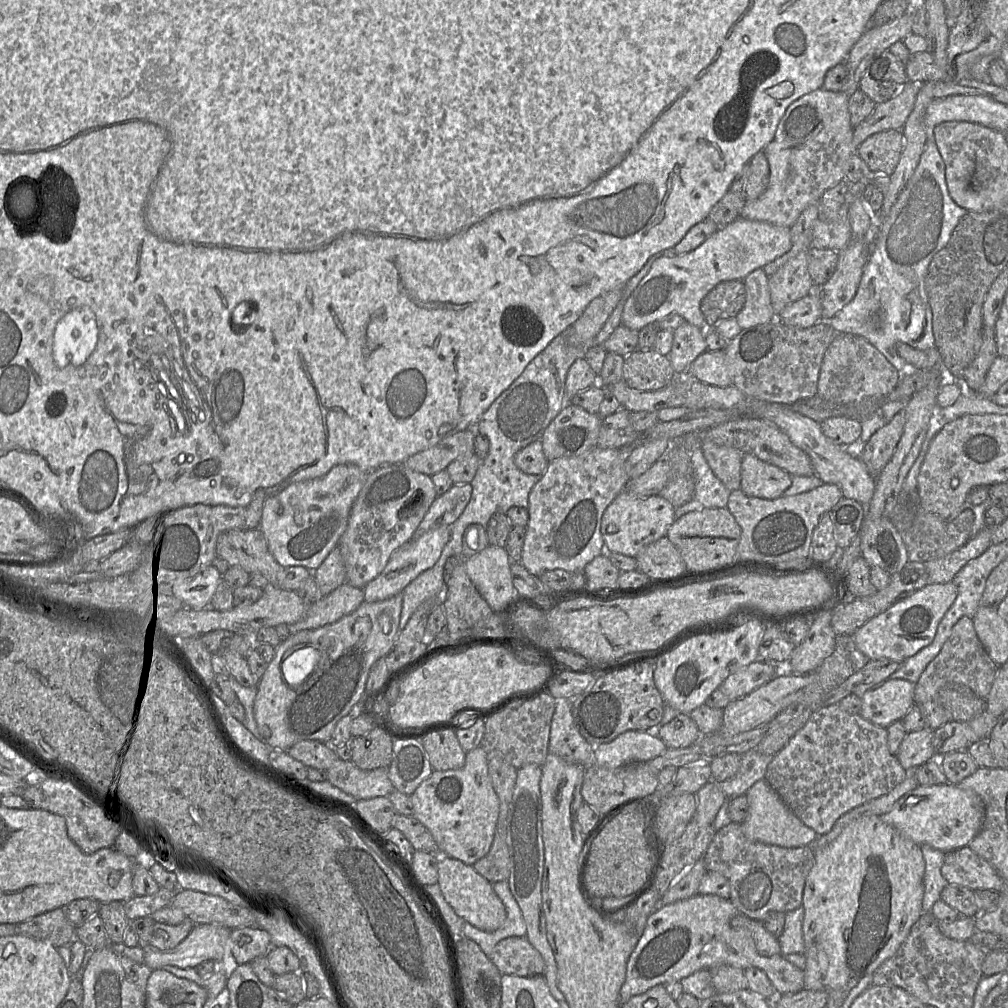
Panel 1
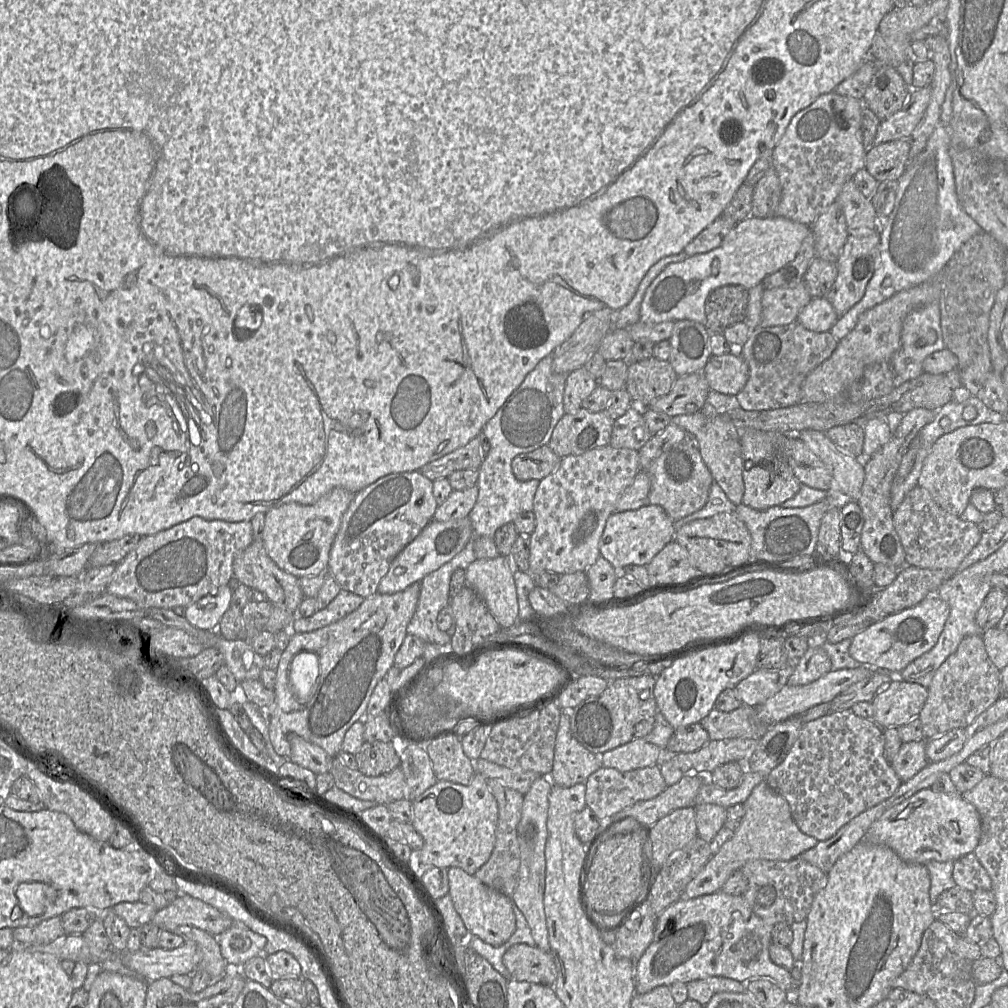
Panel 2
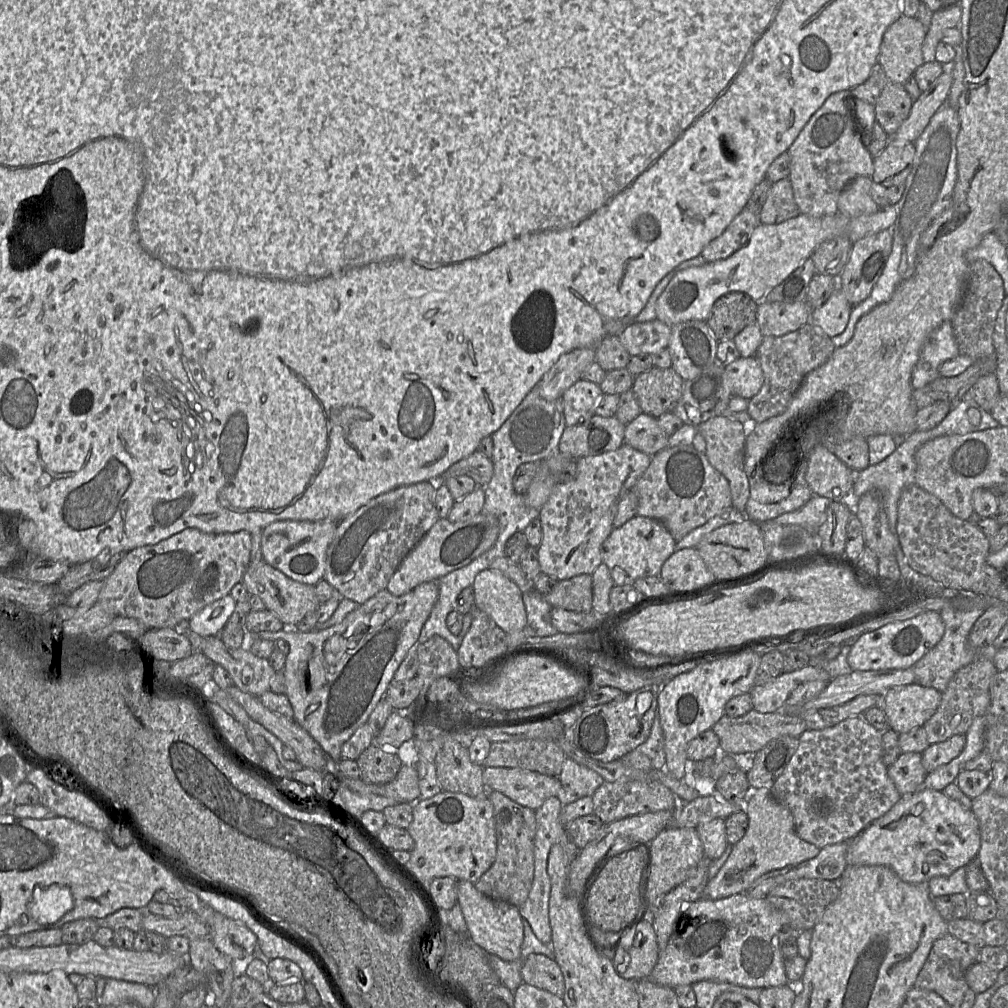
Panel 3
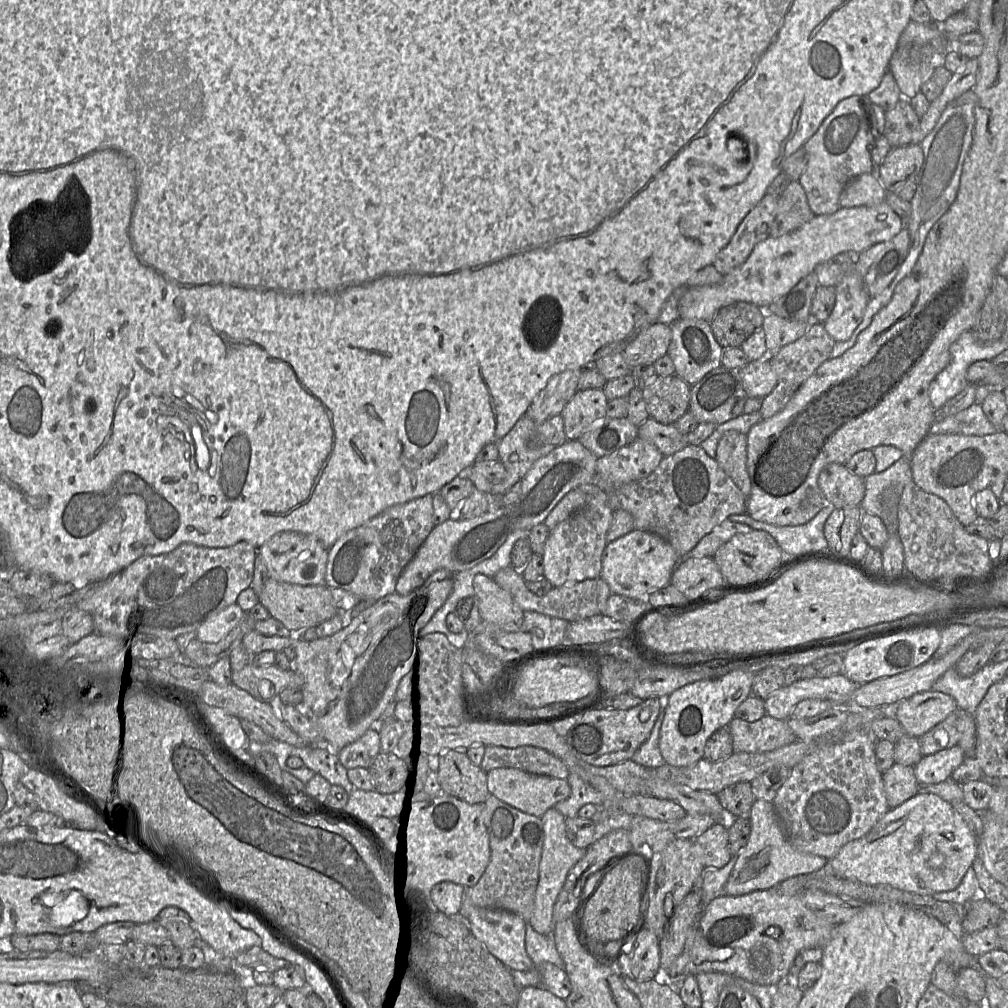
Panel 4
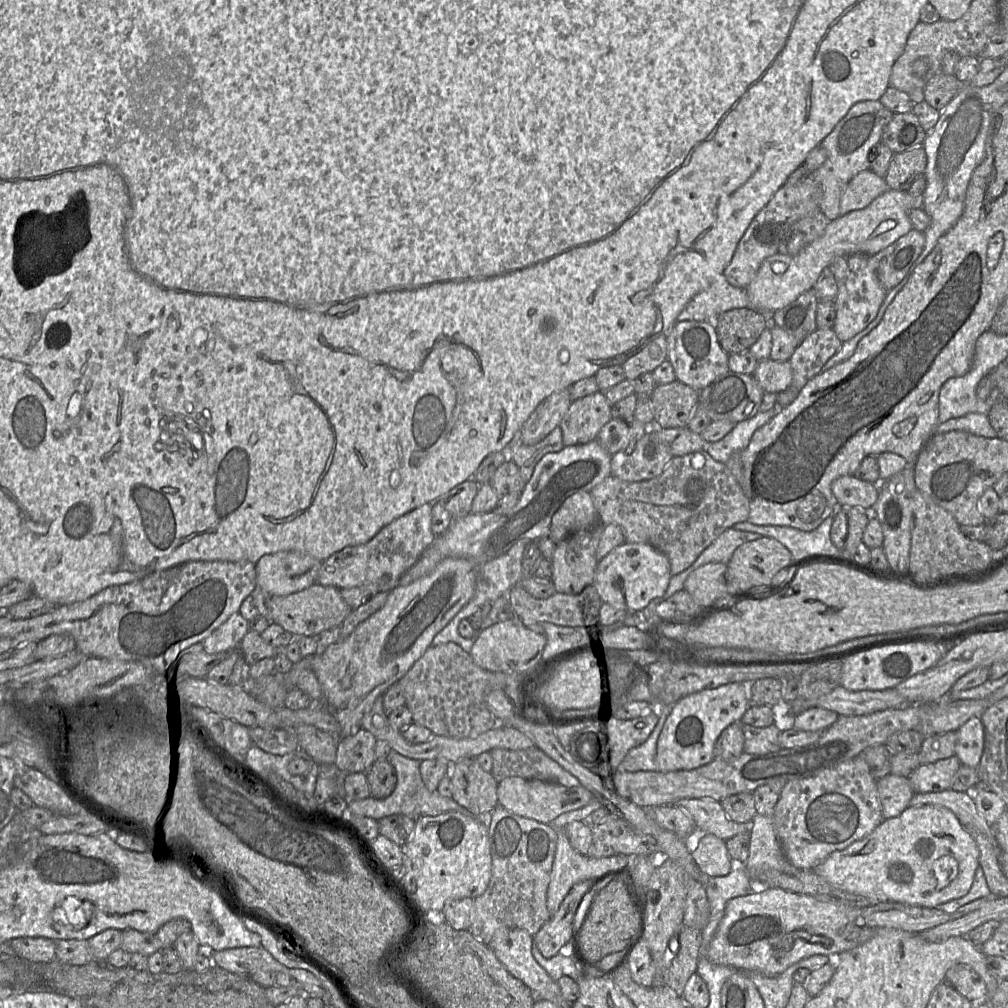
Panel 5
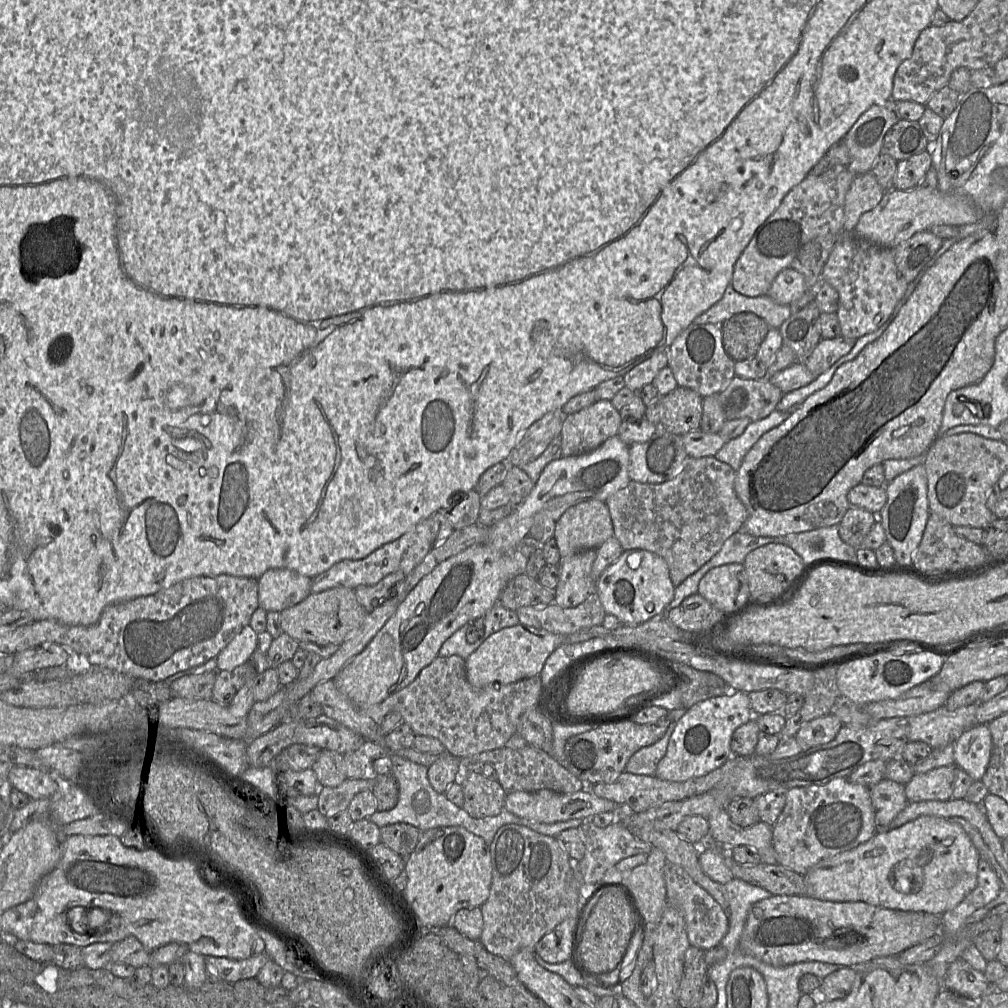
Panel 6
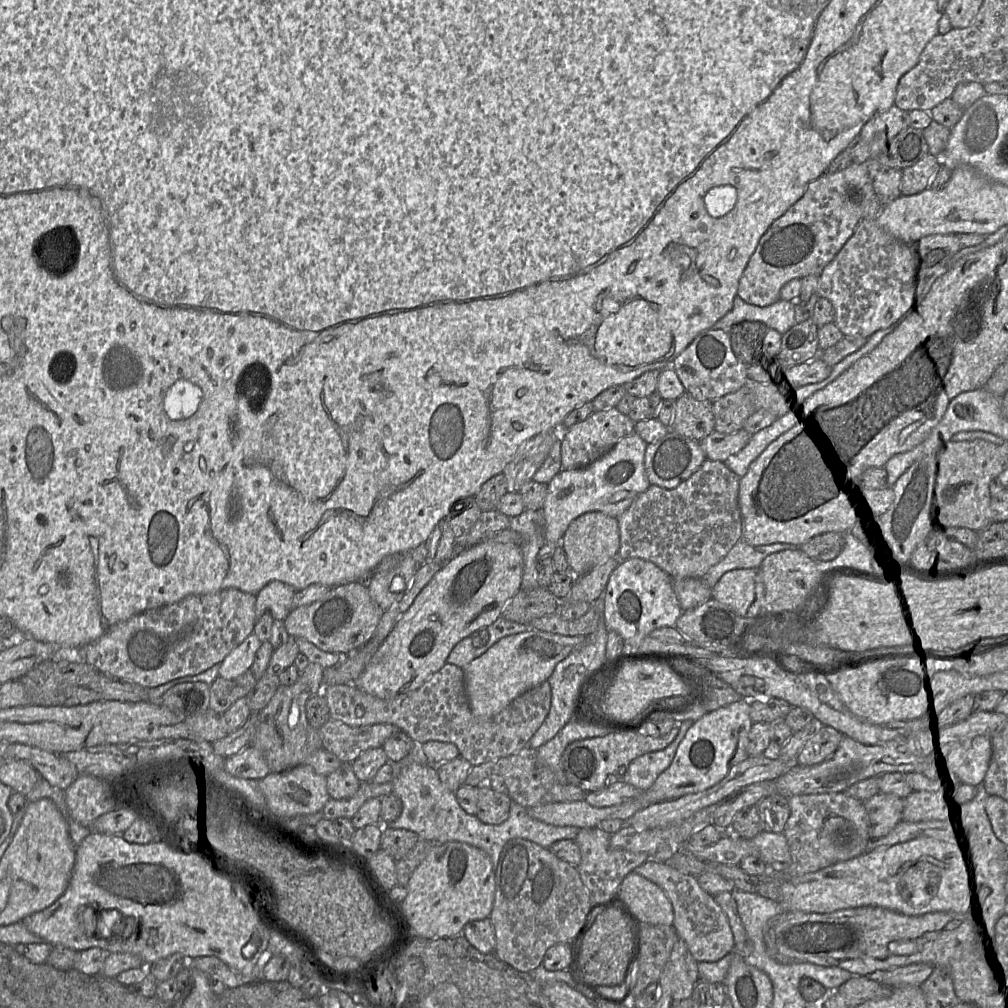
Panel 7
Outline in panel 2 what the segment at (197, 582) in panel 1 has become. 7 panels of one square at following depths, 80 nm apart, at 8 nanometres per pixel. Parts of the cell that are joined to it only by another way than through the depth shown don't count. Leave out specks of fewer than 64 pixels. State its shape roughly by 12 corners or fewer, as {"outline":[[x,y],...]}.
{"outline":[[223,586],[179,612],[199,629],[216,630],[231,606]]}

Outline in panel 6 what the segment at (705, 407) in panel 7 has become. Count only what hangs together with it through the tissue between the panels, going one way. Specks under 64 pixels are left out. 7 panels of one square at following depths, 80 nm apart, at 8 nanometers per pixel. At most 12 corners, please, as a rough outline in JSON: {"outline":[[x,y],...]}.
{"outline":[[677,386],[660,400],[660,430],[699,430],[702,396]]}

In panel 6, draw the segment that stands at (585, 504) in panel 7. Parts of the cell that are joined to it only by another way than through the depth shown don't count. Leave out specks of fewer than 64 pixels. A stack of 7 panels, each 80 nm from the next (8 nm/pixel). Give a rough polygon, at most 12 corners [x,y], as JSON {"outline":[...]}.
{"outline":[[630,445],[548,463],[526,499],[489,528],[487,544],[543,544],[569,507],[605,503],[631,482]]}

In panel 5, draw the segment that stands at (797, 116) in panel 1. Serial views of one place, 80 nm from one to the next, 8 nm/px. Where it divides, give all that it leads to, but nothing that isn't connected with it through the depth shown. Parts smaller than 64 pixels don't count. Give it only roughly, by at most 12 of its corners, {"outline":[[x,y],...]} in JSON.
{"outline":[[860,101],[819,146],[811,172],[820,209],[839,217],[843,190],[871,170],[871,154],[895,113]]}

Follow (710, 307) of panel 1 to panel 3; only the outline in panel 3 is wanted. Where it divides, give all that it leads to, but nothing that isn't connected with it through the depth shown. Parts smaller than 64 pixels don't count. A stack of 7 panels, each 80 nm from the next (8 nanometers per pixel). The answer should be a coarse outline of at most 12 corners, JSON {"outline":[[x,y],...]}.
{"outline":[[742,292],[715,301],[706,323],[732,340],[756,323],[758,302]]}

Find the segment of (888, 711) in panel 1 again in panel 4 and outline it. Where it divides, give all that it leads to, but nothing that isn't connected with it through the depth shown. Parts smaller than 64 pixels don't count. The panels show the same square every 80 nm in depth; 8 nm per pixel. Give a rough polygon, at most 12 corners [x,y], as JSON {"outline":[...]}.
{"outline":[[934,690],[889,707],[906,734],[917,738],[959,709]]}

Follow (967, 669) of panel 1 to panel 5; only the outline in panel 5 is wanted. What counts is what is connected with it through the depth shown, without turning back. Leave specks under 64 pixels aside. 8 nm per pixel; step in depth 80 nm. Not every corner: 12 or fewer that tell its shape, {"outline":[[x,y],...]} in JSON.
{"outline":[[973,717],[957,731],[924,738],[919,763],[956,755],[978,769],[984,727]]}

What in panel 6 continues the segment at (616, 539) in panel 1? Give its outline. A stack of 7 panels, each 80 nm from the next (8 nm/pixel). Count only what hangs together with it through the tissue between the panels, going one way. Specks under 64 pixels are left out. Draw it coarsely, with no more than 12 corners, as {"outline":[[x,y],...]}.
{"outline":[[624,550],[597,581],[606,614],[638,626],[675,587],[661,556]]}

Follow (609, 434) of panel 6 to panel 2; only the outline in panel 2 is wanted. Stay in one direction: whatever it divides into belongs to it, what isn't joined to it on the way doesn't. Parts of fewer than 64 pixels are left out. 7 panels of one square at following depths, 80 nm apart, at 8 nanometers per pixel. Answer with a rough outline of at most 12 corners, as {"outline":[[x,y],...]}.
{"outline":[[585,367],[568,374],[564,410],[575,414],[598,386]]}

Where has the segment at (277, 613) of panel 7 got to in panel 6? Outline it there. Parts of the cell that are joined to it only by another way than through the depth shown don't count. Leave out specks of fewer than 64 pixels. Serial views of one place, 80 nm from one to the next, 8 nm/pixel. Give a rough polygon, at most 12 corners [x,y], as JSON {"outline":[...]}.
{"outline":[[286,568],[257,581],[258,607],[280,613],[310,594],[312,579]]}

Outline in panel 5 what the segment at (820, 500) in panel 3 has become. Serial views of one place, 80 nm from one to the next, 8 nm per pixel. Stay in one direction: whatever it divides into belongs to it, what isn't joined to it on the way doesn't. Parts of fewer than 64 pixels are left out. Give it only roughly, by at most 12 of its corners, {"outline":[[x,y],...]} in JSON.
{"outline":[[834,516],[810,531],[757,525],[734,527],[776,539],[799,562],[820,555],[848,557],[831,541]]}

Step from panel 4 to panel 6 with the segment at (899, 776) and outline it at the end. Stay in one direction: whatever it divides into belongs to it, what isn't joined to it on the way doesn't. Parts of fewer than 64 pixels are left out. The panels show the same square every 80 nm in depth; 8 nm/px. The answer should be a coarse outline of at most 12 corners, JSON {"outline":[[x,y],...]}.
{"outline":[[883,779],[870,790],[878,828],[908,805],[905,786]]}

